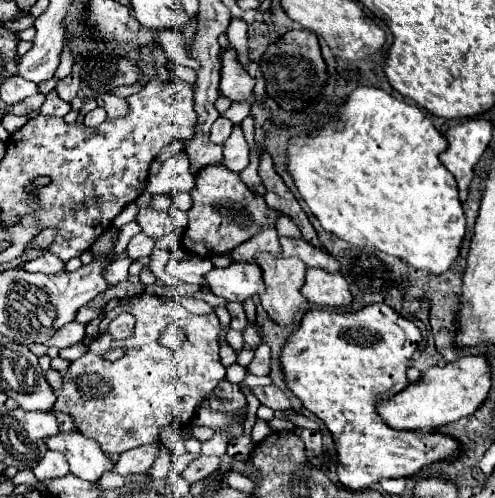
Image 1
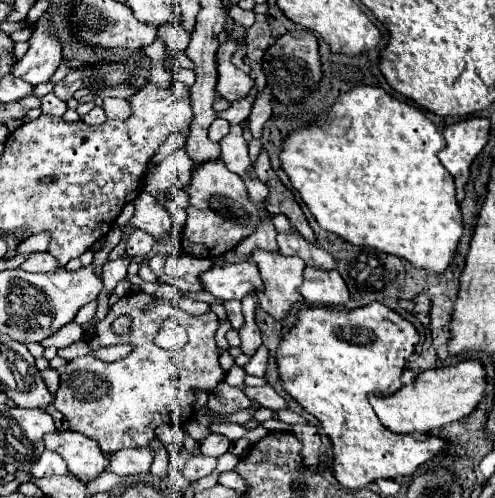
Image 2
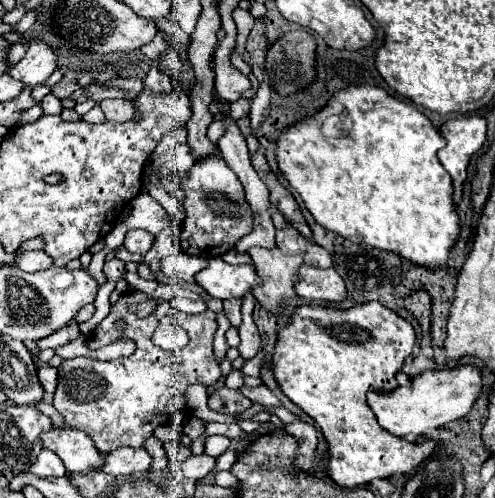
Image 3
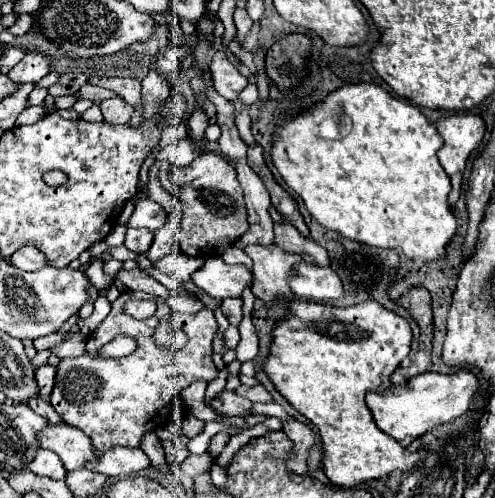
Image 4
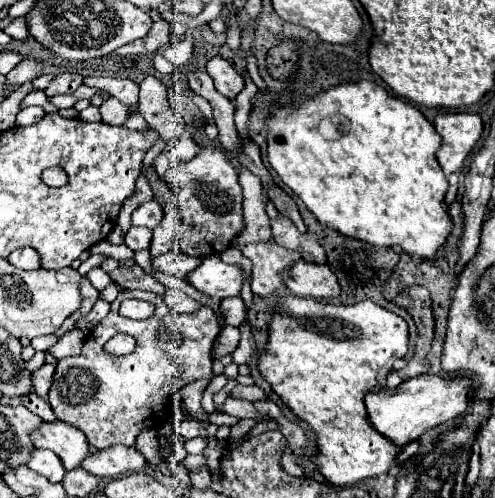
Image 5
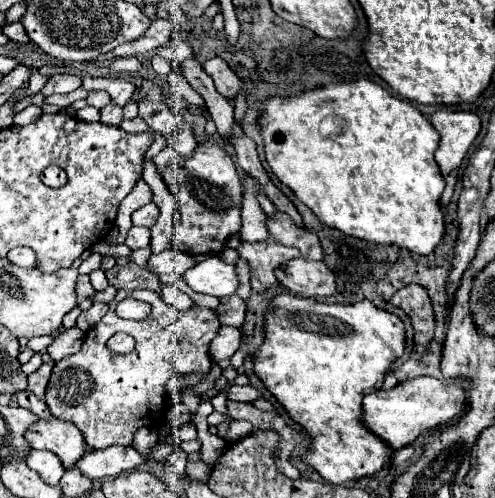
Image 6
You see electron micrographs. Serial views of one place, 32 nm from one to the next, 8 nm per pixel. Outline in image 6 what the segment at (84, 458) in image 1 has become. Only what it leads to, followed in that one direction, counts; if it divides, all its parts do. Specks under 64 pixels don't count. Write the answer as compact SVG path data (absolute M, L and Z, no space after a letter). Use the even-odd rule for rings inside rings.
M50 416L48 420L36 420L36 424L26 430L24 438L36 450L54 452L66 470L72 468L72 464L76 464L76 460L80 460L80 456L86 452L80 430L72 422L56 416Z

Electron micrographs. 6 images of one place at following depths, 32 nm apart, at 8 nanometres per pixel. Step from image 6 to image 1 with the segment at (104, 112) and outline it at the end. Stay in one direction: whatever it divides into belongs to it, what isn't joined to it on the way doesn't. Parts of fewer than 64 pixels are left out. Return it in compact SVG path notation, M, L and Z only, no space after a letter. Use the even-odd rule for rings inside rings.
M110 94L102 96L102 106L104 106L104 110L110 118L120 118L120 116L126 116L130 112L128 102L124 98L116 98L116 96L110 96Z

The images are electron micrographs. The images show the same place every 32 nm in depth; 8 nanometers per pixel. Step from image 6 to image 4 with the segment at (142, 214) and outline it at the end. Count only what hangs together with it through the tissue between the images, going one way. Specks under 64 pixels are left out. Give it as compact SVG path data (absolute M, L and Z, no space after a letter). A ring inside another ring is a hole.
M144 198L136 204L128 228L148 228L150 232L154 232L164 224L166 224L166 210L152 198Z

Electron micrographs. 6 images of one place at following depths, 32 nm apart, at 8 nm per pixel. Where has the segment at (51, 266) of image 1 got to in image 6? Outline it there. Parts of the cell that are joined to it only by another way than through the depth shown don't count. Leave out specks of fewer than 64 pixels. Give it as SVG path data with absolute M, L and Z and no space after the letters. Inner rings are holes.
M22 246L12 248L6 258L8 258L12 264L22 266L22 268L34 268L34 264L36 264L36 254L34 254L30 248L22 248Z

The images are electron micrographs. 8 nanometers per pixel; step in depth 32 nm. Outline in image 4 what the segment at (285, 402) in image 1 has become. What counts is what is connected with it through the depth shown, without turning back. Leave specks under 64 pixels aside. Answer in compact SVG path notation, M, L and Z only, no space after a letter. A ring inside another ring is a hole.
M238 386L234 390L238 396L248 398L250 402L272 402L272 396L264 390L264 386Z

